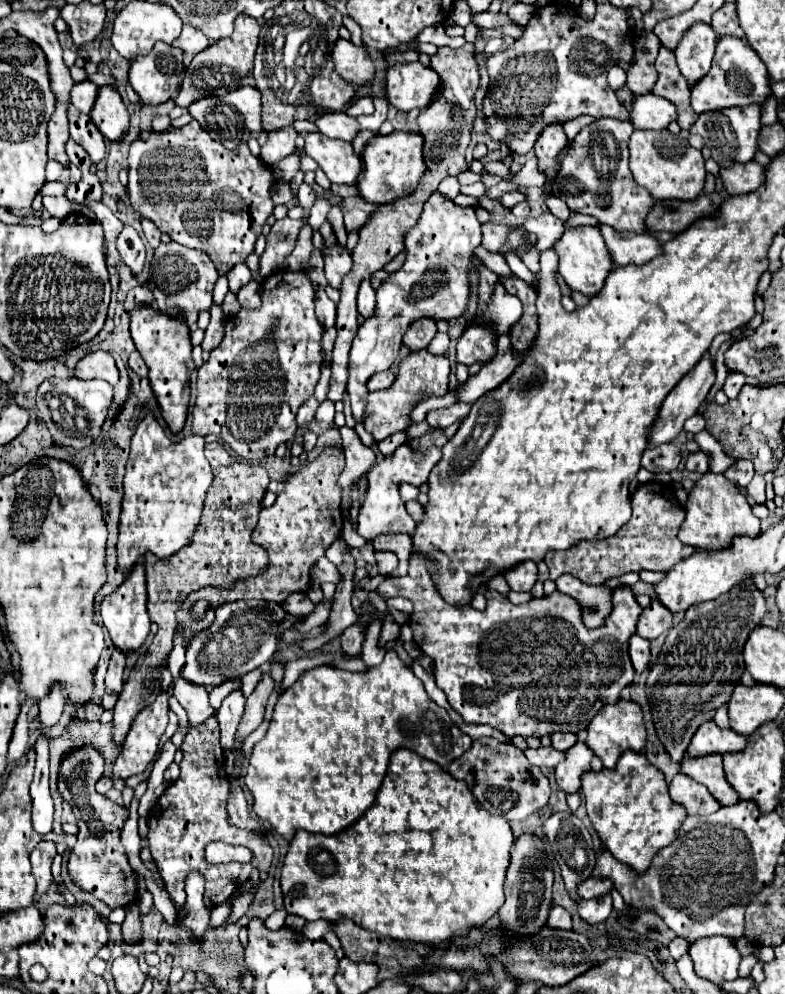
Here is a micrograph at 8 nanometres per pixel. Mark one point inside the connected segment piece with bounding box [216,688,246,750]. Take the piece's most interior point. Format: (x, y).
(229, 714)

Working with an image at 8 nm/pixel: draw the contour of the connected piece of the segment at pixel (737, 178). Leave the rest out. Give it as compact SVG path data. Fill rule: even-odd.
M754 160L736 162L728 168L720 168L720 180L726 192L732 192L732 194L754 192L754 188L758 188L764 180L764 168Z

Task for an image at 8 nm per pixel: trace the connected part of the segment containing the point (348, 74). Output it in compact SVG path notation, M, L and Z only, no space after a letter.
M336 40L330 58L338 74L352 82L354 86L362 86L374 78L374 62L364 46L356 46L350 40Z

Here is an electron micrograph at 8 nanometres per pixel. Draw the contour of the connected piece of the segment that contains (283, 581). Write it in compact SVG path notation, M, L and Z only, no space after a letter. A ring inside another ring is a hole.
M328 446L322 450L322 454L312 460L310 464L302 466L298 472L294 472L286 482L284 490L278 494L276 502L270 508L264 508L260 512L258 524L252 532L252 542L262 546L268 552L268 566L258 572L256 576L244 578L234 588L218 590L214 586L206 586L198 592L192 592L186 602L182 604L186 616L184 616L184 638L188 638L210 626L214 620L214 608L222 602L234 602L234 600L274 600L282 604L292 592L302 592L310 586L310 568L318 558L324 556L324 550L340 536L342 532L342 512L340 512L340 500L342 500L342 488L338 484L338 476L342 474L344 468L344 458L342 450ZM196 600L208 600L210 608L204 612L202 618L194 618L190 608L194 606Z

